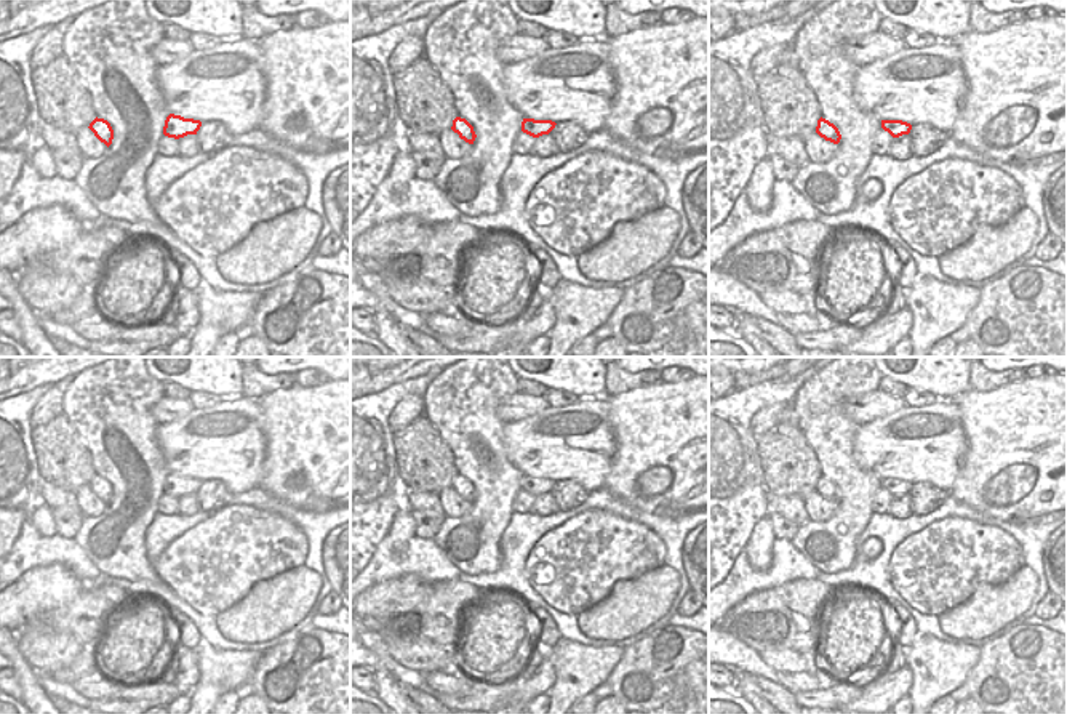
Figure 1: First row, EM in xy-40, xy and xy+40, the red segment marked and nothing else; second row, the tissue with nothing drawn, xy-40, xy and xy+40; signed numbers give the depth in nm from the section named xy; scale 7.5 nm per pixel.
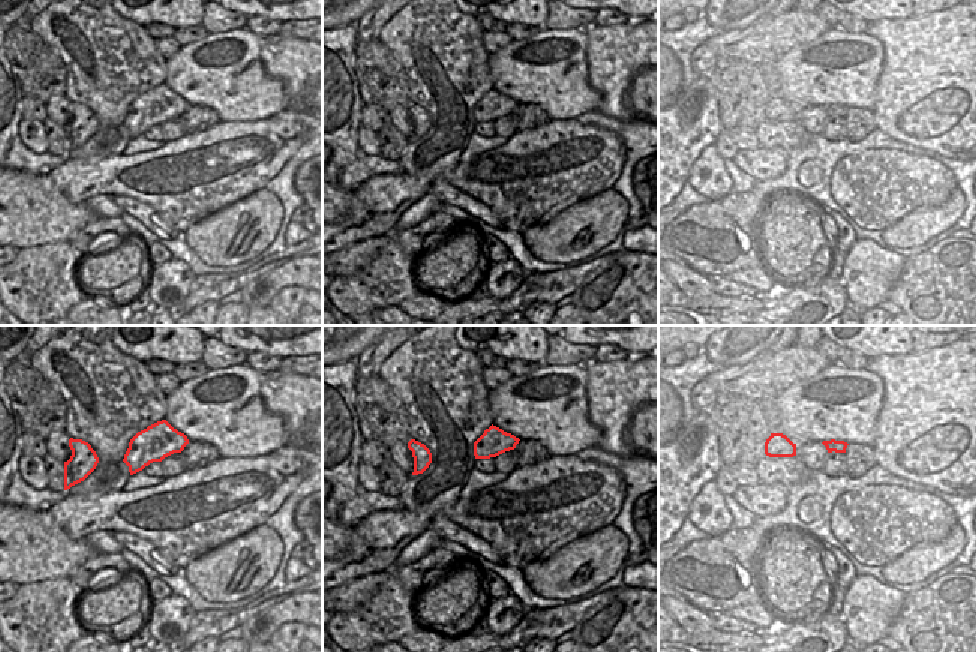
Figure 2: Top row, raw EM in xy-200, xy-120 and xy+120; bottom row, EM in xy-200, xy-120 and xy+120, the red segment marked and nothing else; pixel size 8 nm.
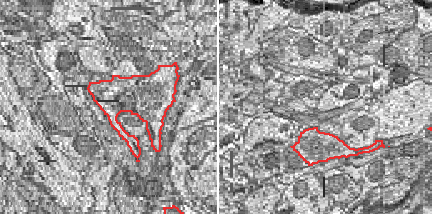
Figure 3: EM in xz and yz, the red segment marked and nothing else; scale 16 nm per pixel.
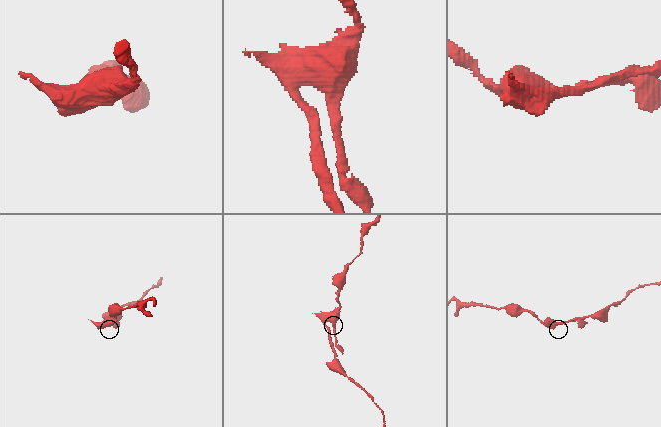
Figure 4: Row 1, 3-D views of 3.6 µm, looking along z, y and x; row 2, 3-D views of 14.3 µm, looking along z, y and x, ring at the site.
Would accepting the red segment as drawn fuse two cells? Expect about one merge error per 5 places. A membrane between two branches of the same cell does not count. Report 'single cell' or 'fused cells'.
single cell

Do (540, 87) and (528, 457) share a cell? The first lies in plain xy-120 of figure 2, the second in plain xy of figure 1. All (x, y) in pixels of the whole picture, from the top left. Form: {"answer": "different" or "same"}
{"answer": "same"}

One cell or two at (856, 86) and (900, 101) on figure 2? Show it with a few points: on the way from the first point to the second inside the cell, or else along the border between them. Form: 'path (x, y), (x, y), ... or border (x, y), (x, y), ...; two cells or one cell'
border (883, 57), (873, 110); two cells

